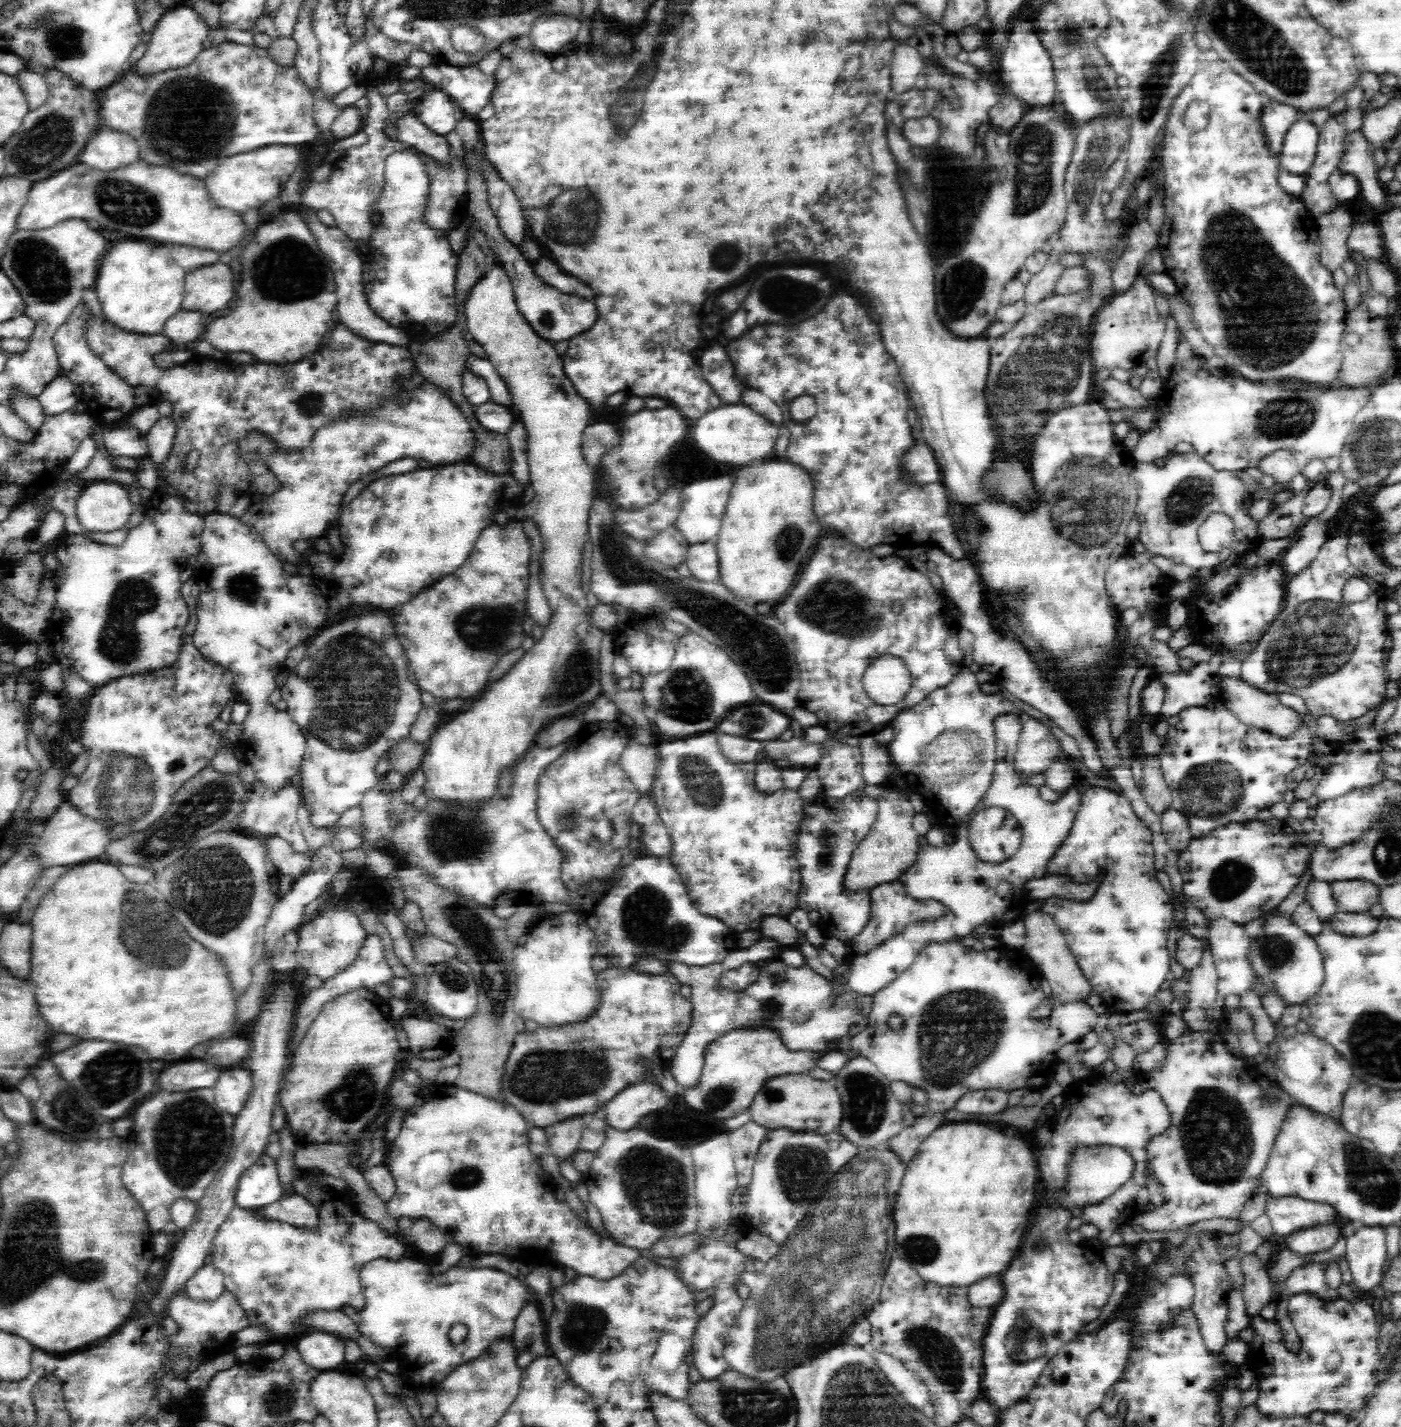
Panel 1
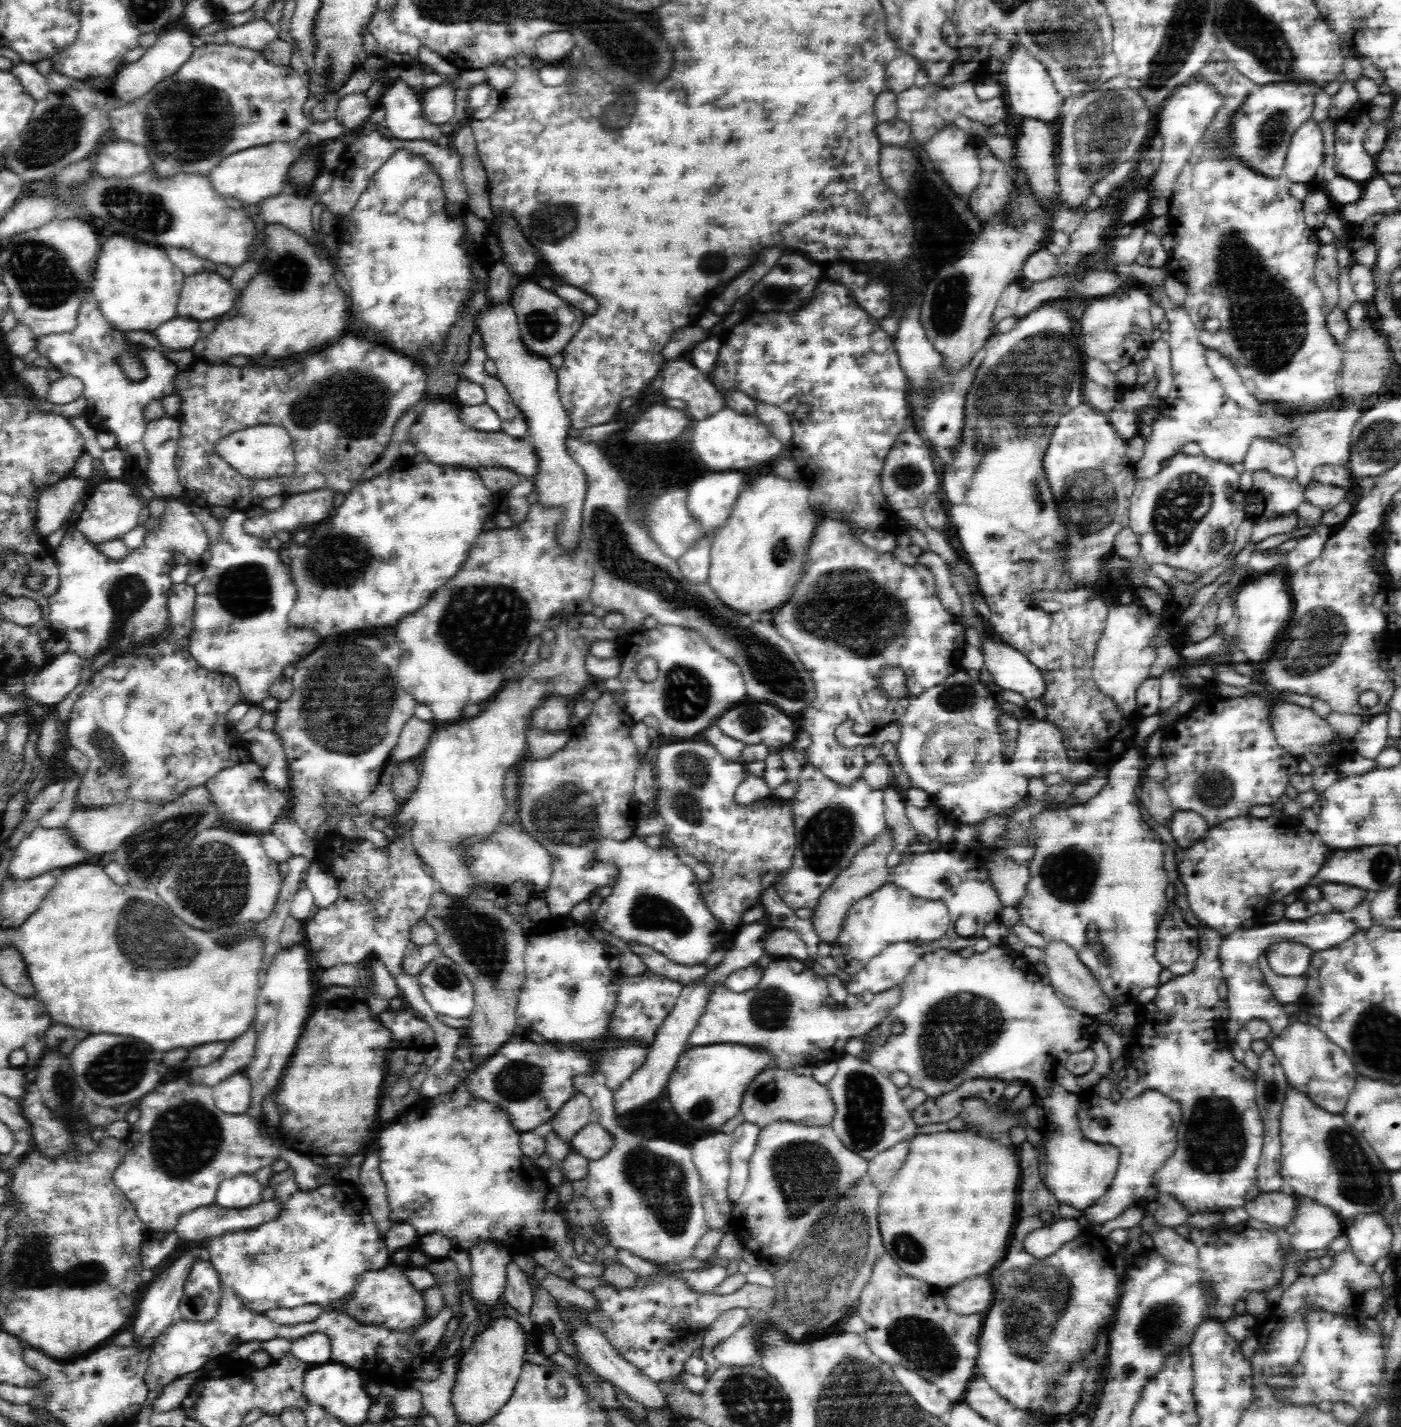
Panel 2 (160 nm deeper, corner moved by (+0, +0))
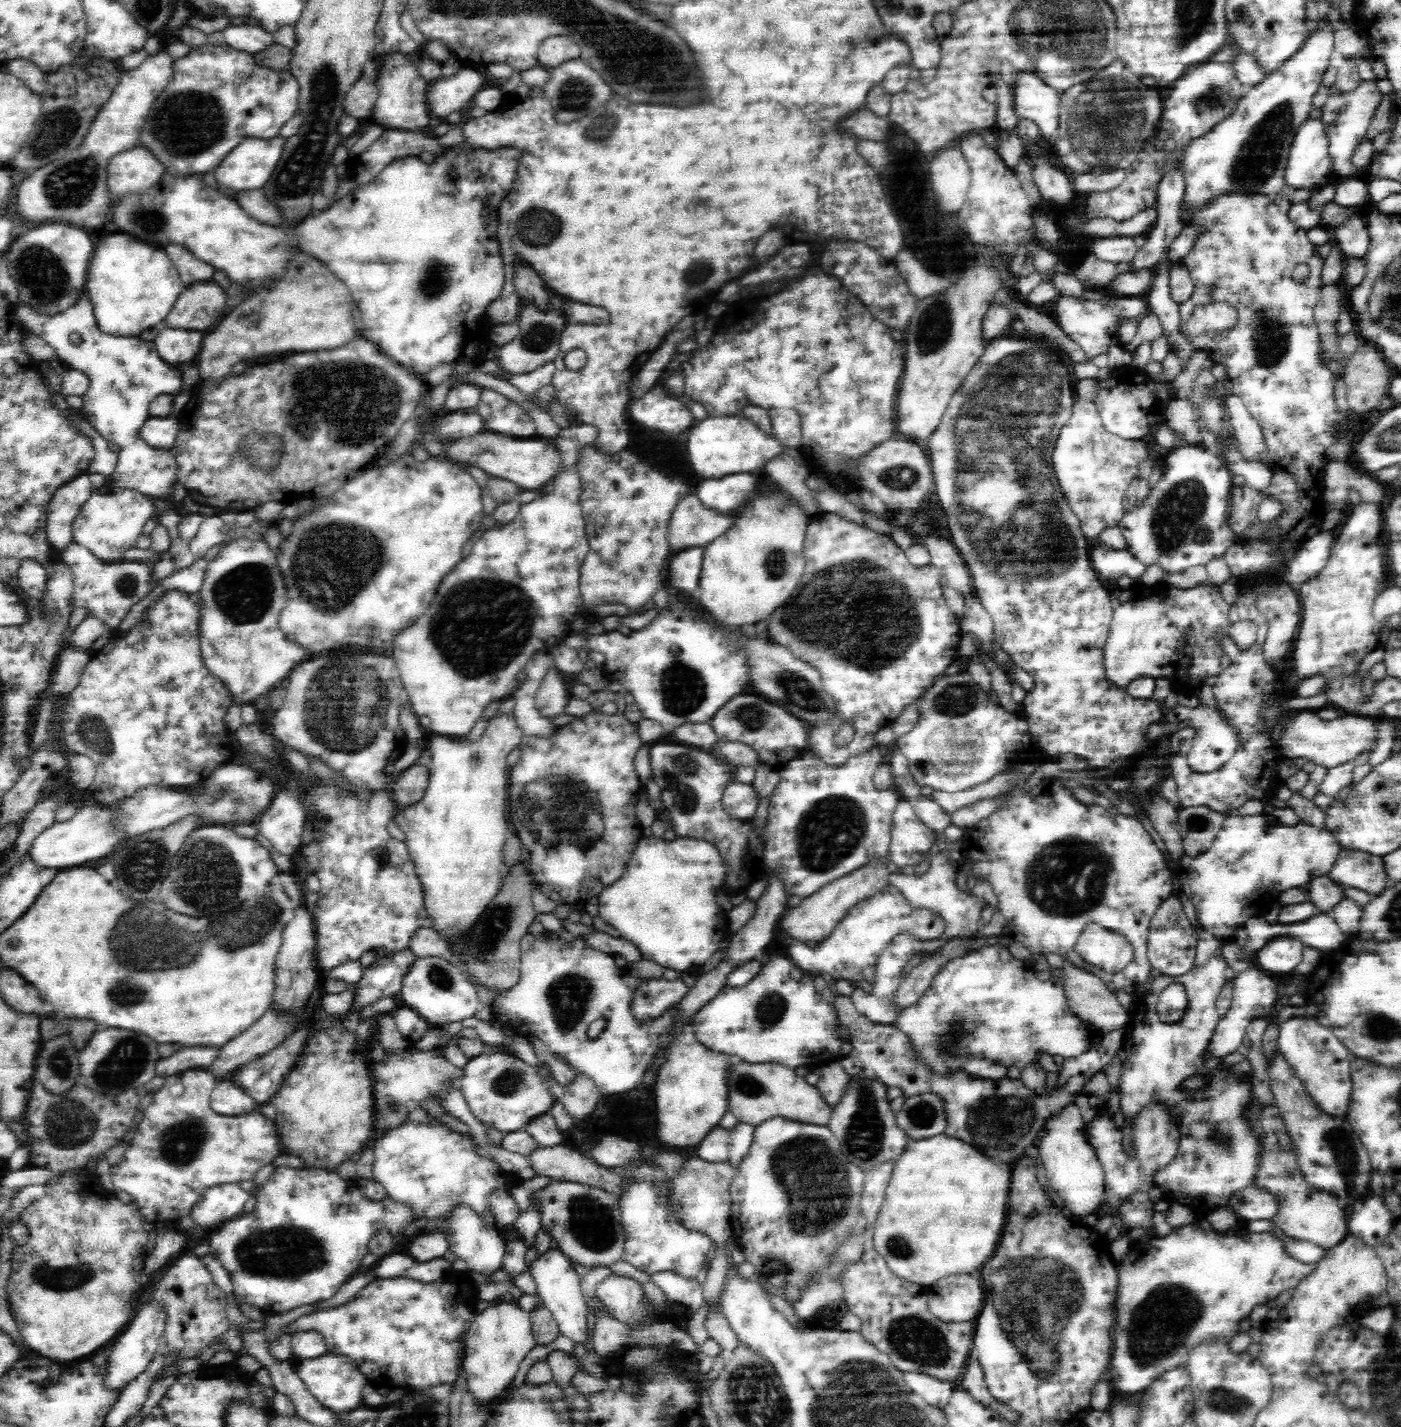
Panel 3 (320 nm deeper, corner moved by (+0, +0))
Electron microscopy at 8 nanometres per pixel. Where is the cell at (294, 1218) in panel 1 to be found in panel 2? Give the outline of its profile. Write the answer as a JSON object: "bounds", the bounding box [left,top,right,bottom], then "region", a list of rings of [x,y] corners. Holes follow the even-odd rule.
{"bounds":[174,1200,281,1242],"region":[[[268,1200],[268,1202],[261,1202],[258,1205],[252,1205],[246,1209],[230,1209],[221,1208],[220,1206],[212,1205],[196,1208],[188,1214],[183,1214],[178,1220],[178,1224],[174,1231],[180,1236],[181,1240],[188,1240],[188,1242],[204,1242],[210,1238],[218,1238],[225,1233],[232,1233],[236,1231],[246,1231],[247,1229],[256,1229],[264,1223],[274,1221],[281,1207],[278,1202]]]}

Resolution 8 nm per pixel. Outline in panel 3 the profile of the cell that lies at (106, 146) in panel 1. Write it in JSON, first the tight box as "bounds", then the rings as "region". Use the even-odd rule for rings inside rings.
{"bounds":[108,148,166,198],"region":[[[146,148],[115,154],[108,163],[109,191],[117,198],[140,194],[153,187],[166,174],[164,165]]]}

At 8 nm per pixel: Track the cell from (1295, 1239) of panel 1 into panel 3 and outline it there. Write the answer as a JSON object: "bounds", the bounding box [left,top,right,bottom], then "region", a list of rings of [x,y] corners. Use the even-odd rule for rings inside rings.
{"bounds":[1248,1100,1348,1250],"region":[[[1257,1100],[1250,1102],[1248,1108],[1248,1127],[1258,1138],[1258,1156],[1260,1164],[1253,1184],[1272,1194],[1279,1203],[1278,1212],[1270,1218],[1280,1233],[1295,1240],[1311,1241],[1324,1250],[1343,1242],[1348,1236],[1348,1211],[1340,1207],[1340,1202],[1332,1194],[1313,1189],[1303,1179],[1296,1168],[1295,1149],[1280,1114],[1273,1104],[1261,1104]],[[1261,1145],[1261,1147],[1259,1147]]]}

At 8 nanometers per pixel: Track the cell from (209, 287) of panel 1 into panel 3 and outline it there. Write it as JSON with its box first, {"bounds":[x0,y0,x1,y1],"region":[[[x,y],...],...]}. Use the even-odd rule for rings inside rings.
{"bounds":[165,283,227,332],"region":[[[194,283],[178,296],[166,316],[165,327],[208,332],[224,316],[227,294],[217,283]]]}

